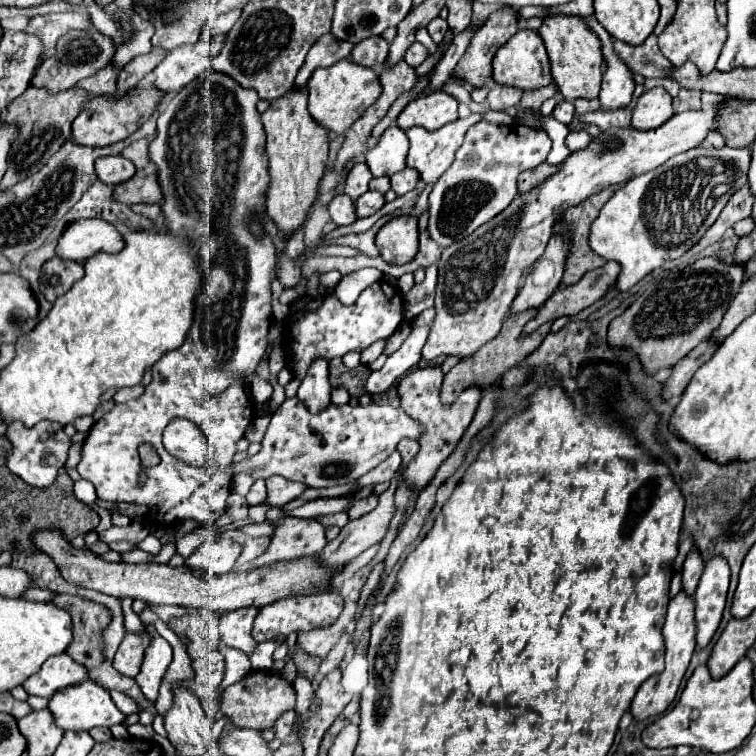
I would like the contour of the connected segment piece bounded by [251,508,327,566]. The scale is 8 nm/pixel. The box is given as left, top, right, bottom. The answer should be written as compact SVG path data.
M271 508L267 520L275 522L275 532L271 536L269 550L251 562L251 566L265 566L277 560L303 558L303 554L319 554L327 540L325 530L315 520L289 518L281 508Z

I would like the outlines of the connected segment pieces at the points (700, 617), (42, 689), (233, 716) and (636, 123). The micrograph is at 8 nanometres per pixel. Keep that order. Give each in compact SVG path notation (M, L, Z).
M713 558L705 564L705 570L701 574L701 582L695 592L695 626L697 626L697 648L705 648L713 634L717 632L725 598L729 588L729 570L727 562L723 558Z
M63 652L59 656L47 658L43 662L41 670L37 674L33 674L31 678L27 678L23 688L27 694L51 698L57 690L67 688L67 686L75 686L87 678L89 678L87 668L77 664L71 656L67 656Z
M265 670L251 672L241 682L225 688L223 704L221 704L223 716L227 716L233 726L255 728L255 730L271 728L275 724L275 720L279 718L279 714L283 714L285 710L293 710L293 708L295 708L293 686L289 686L281 676L277 676L273 672L265 672Z
M653 88L647 90L633 110L633 122L631 126L637 130L653 130L665 124L673 116L671 96L665 88Z

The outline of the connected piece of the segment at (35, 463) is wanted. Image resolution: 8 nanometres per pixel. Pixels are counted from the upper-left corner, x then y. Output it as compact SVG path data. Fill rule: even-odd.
M13 422L7 428L7 438L13 444L13 452L7 458L7 468L35 488L51 486L57 476L57 470L65 466L67 452L71 448L71 438L63 432L63 428L51 422L39 422L39 426L27 430L21 422Z

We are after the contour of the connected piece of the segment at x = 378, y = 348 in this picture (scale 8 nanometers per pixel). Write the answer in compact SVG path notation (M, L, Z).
M381 339L361 352L360 364L366 365L374 362L383 352L388 339Z

